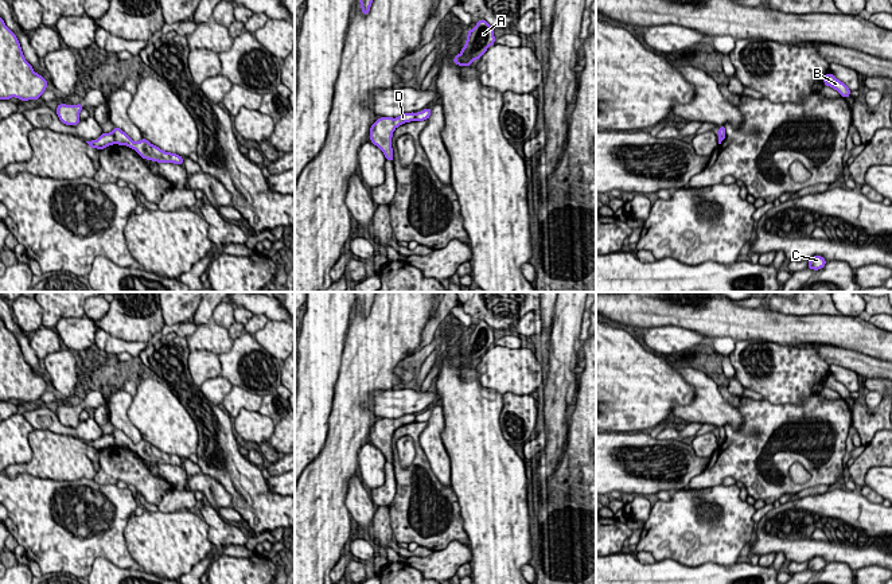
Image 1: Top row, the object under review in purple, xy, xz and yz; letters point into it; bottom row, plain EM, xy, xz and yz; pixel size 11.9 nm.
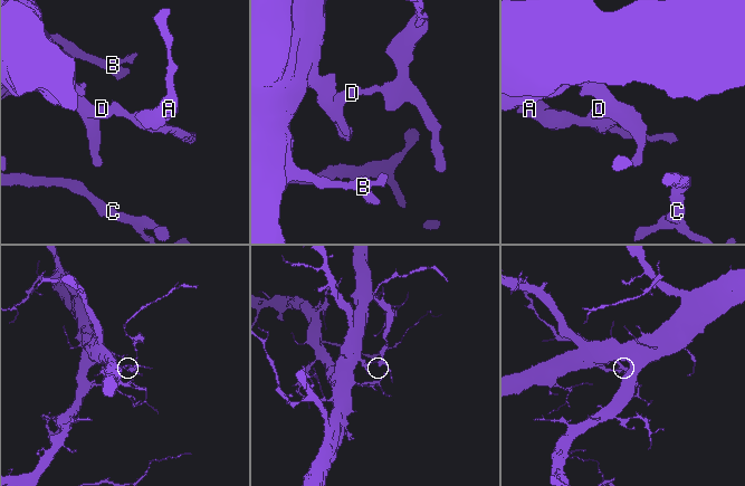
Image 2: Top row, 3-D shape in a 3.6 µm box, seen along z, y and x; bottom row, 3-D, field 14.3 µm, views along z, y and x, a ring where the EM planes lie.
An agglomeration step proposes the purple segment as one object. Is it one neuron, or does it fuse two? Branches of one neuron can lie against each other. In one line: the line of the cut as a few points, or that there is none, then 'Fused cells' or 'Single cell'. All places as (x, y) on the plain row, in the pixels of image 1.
Split along xy (110, 433), (116, 444). Fused cells

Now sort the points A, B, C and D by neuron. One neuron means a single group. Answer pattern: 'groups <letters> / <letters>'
groups A / B C D

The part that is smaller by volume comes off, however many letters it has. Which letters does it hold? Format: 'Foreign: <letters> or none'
Foreign: A

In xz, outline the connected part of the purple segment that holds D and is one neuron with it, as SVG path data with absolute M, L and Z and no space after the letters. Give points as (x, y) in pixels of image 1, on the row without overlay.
M404 414L397 420L381 418L370 429L370 443L377 447L385 456L386 462L393 463L392 439L396 429L404 424L416 421L416 414Z

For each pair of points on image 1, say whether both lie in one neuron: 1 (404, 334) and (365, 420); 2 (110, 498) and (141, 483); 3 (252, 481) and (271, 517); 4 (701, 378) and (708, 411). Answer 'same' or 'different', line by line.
1: same
2: different
3: same
4: same

